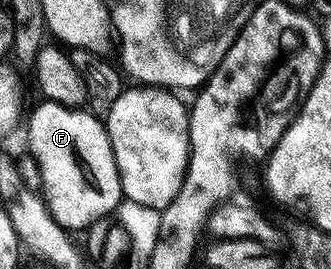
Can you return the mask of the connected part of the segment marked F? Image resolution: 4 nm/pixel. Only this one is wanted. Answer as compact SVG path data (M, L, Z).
M40 102L28 122L27 151L38 162L38 170L42 170L42 199L48 205L48 212L65 230L88 228L122 204L120 171L112 153L108 130L101 121L99 124L95 119L99 120L88 110Z

